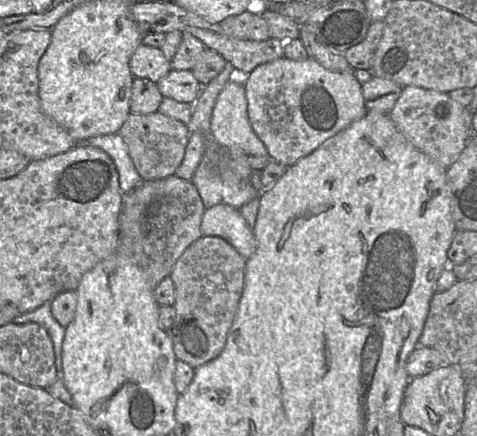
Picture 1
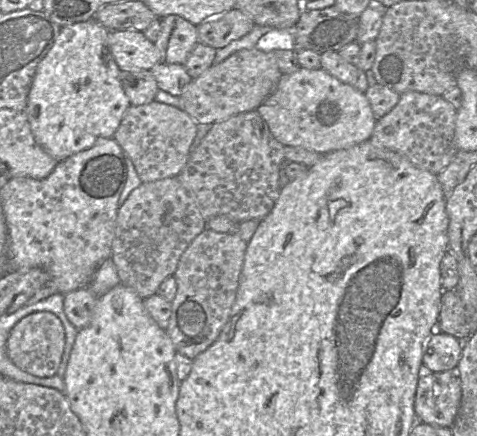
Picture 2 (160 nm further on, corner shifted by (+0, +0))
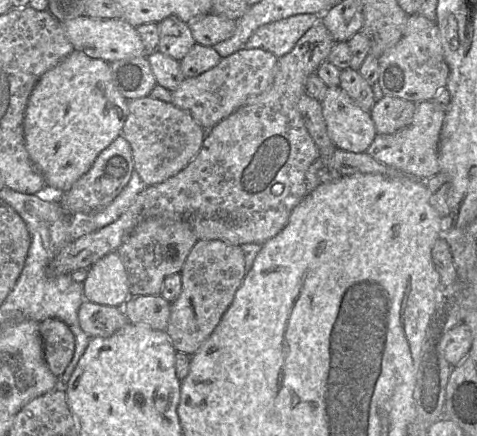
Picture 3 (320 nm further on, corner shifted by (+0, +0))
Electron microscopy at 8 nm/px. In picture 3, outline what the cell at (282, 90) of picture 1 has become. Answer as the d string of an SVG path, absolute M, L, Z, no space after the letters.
M339 86L328 87L320 103L334 145L349 152L366 152L377 134L370 112L361 109Z

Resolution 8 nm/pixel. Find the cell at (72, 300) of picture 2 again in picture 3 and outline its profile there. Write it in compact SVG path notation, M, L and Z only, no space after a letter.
M85 300L78 311L79 324L90 337L109 337L128 322L122 307L102 305Z

